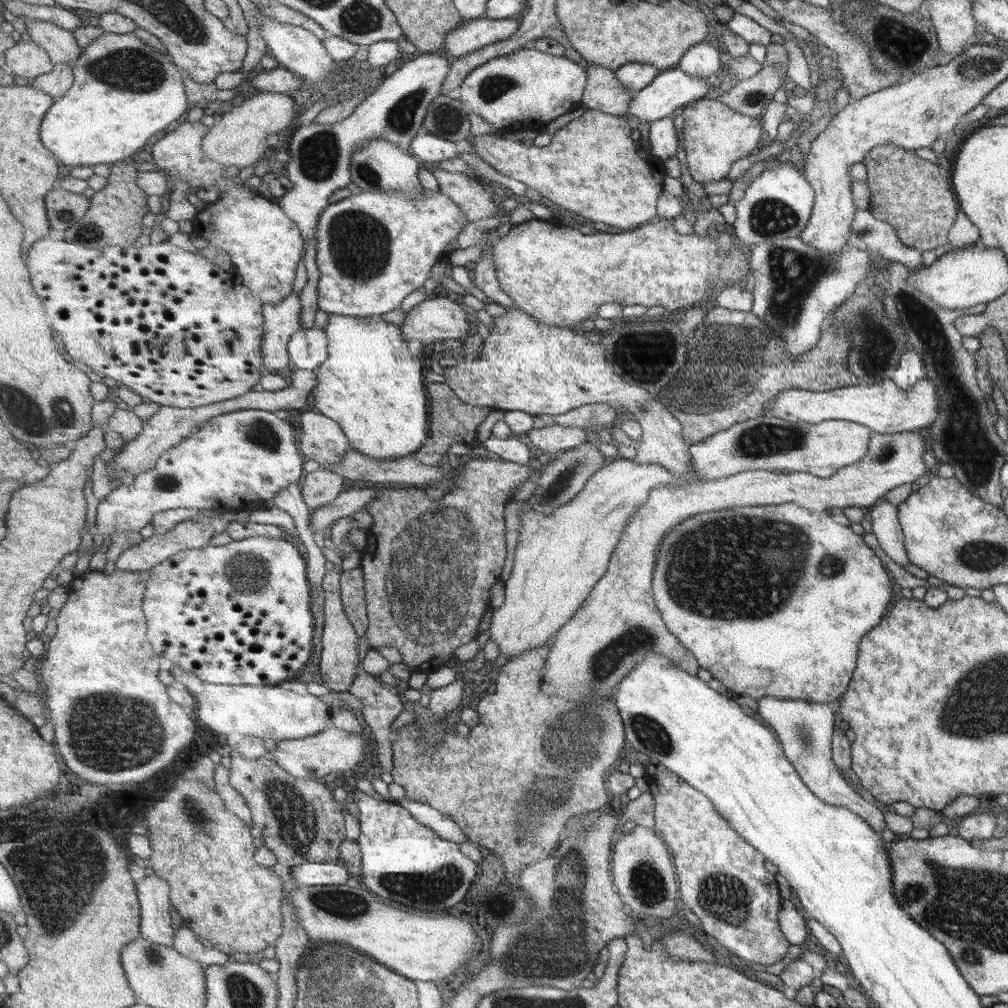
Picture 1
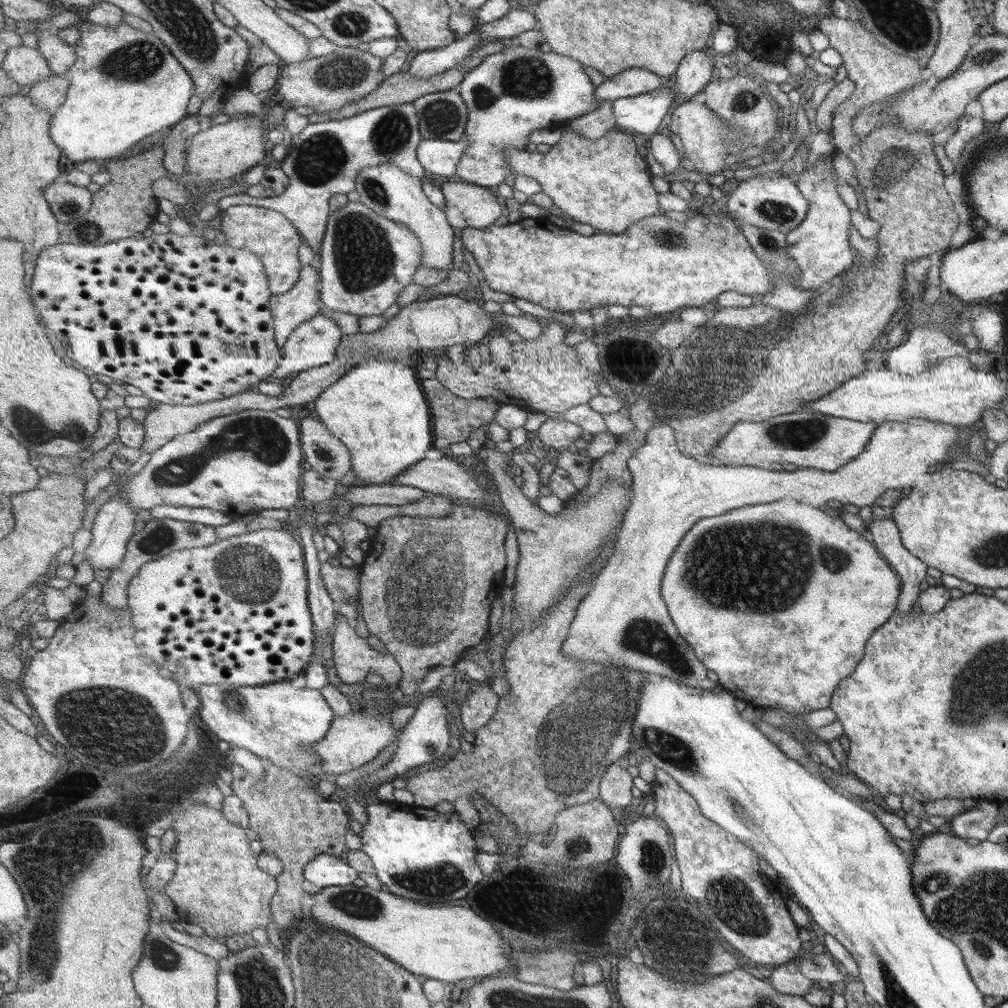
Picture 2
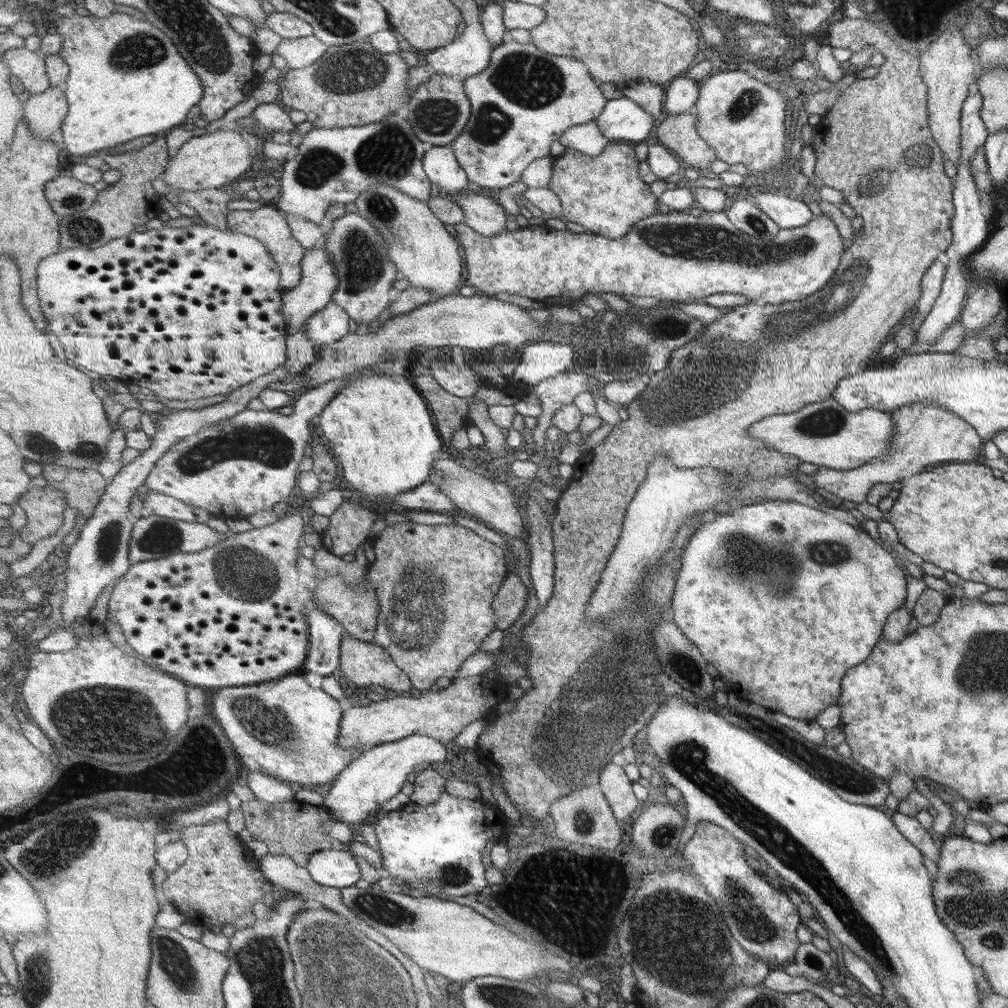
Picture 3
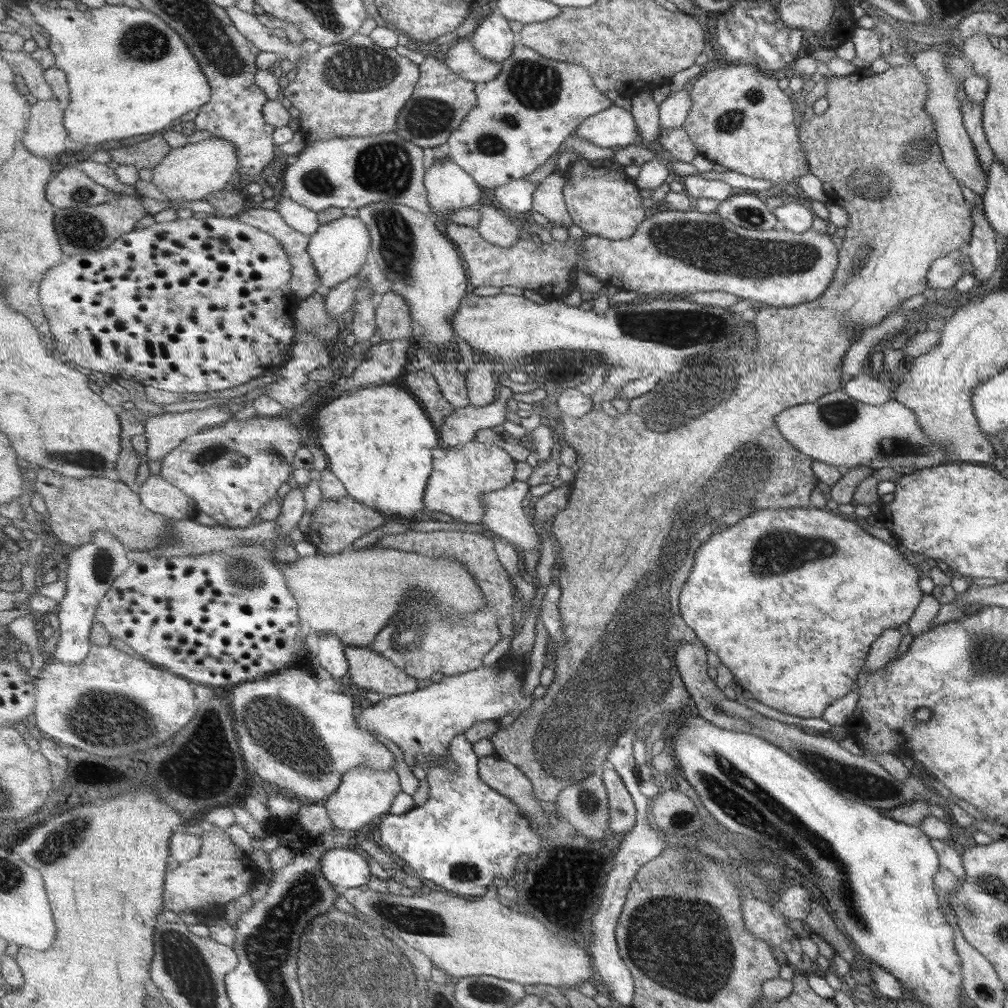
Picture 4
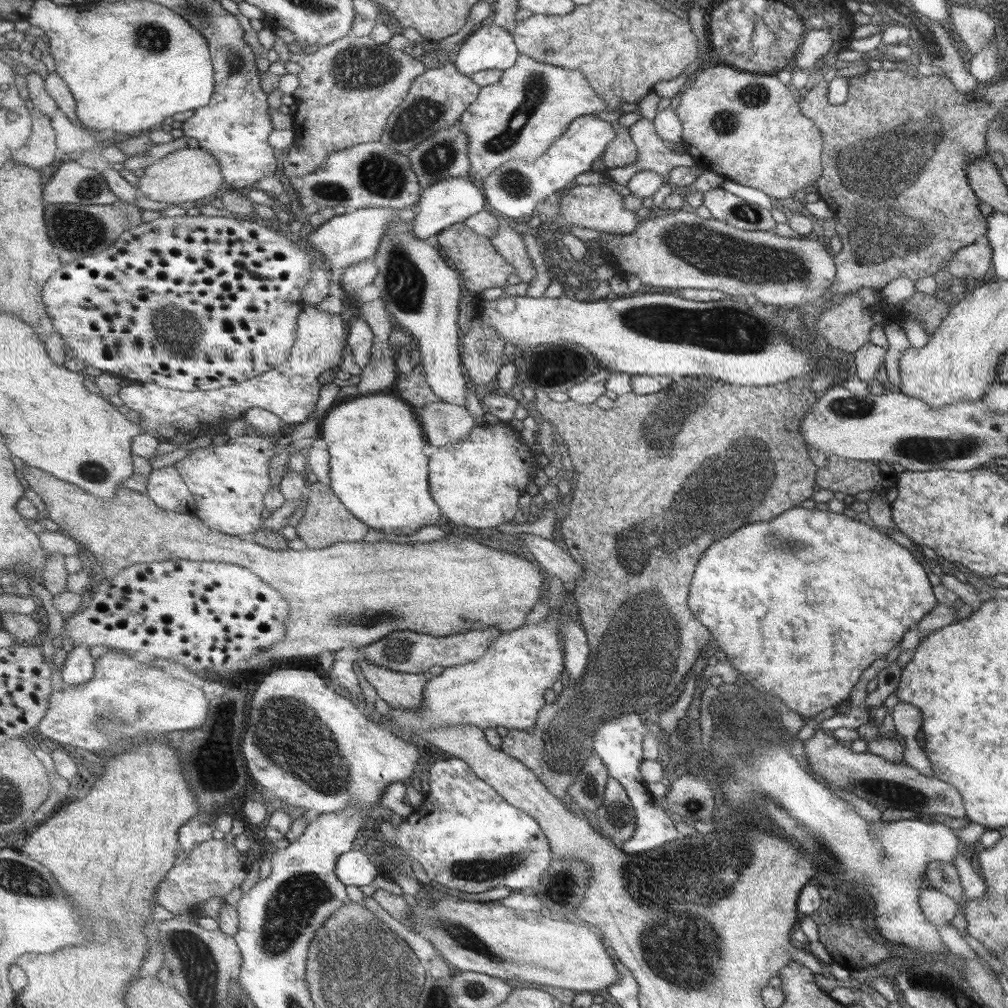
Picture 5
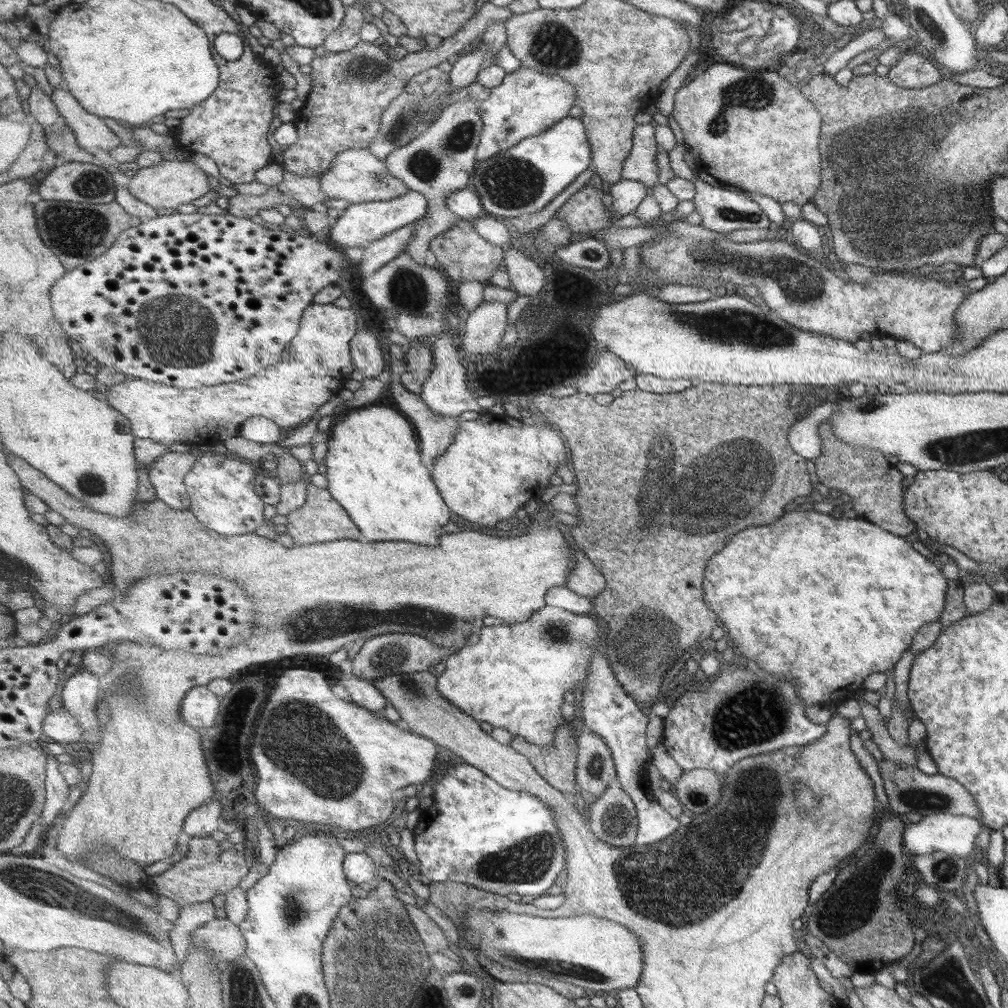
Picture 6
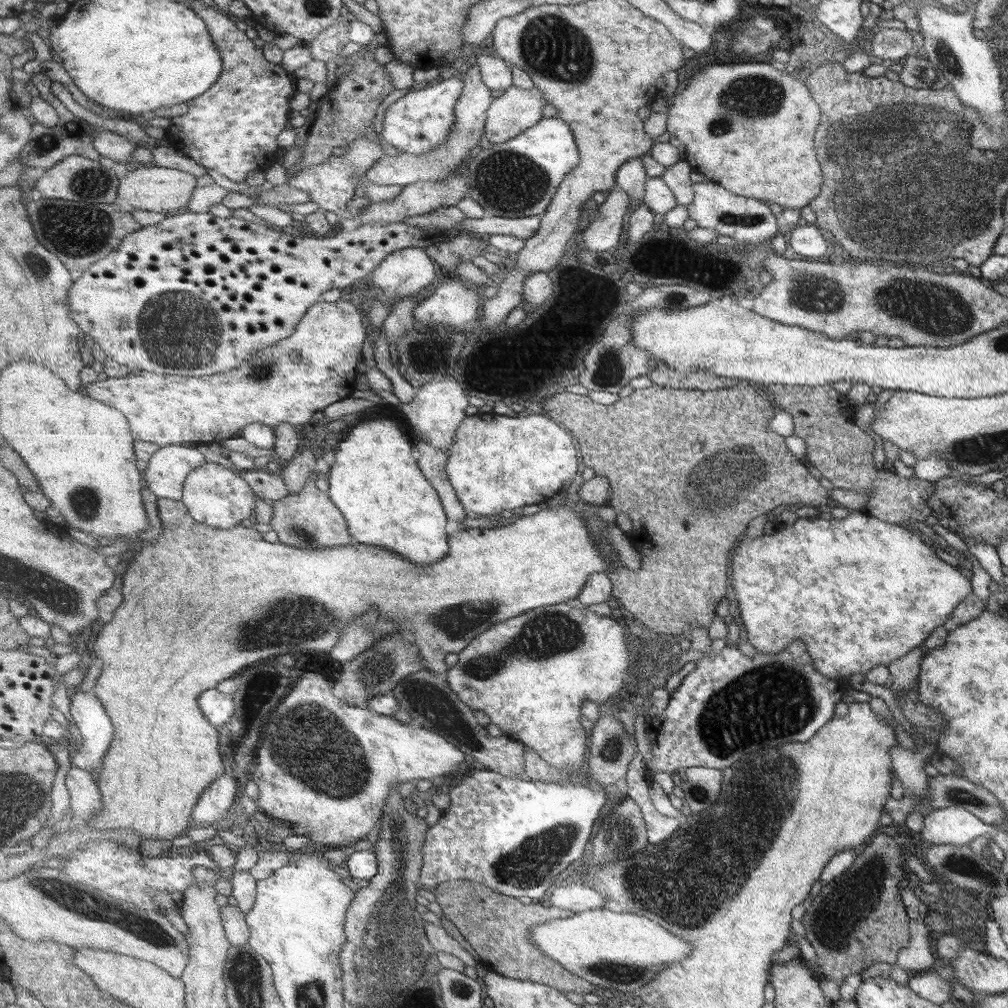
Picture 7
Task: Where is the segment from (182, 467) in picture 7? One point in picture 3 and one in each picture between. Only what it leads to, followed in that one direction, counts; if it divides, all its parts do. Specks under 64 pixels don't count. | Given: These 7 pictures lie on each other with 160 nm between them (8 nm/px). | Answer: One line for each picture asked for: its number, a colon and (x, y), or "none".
3: (155, 503)
4: (157, 494)
5: (166, 488)
6: (168, 473)

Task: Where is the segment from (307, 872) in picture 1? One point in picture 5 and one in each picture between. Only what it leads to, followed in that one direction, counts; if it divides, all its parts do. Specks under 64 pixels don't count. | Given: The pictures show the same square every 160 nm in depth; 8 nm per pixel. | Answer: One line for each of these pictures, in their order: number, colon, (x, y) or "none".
2: (325, 871)
3: (340, 869)
4: (342, 867)
5: (354, 868)

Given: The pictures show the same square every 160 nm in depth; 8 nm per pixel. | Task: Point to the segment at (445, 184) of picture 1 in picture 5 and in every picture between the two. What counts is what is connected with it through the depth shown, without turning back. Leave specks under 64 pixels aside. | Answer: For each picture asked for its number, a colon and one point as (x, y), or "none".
2: (468, 205)
3: (487, 217)
4: (495, 227)
5: (511, 245)

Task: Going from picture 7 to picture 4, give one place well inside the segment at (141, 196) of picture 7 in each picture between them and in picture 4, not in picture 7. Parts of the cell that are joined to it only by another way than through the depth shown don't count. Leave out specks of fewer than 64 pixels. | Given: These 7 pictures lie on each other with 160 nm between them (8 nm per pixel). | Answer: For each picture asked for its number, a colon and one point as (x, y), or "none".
4: (192, 172)
5: (195, 175)
6: (166, 185)

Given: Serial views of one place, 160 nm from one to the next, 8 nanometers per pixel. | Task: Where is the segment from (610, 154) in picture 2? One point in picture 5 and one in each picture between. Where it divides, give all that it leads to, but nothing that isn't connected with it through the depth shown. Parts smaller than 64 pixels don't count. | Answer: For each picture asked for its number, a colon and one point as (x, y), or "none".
3: (605, 194)
4: (603, 201)
5: (600, 207)

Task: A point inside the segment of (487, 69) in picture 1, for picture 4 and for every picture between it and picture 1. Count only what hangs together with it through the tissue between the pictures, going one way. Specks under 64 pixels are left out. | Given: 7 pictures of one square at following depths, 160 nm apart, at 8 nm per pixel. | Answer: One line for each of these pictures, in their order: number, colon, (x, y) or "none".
2: (513, 93)
3: (526, 98)
4: (522, 117)

